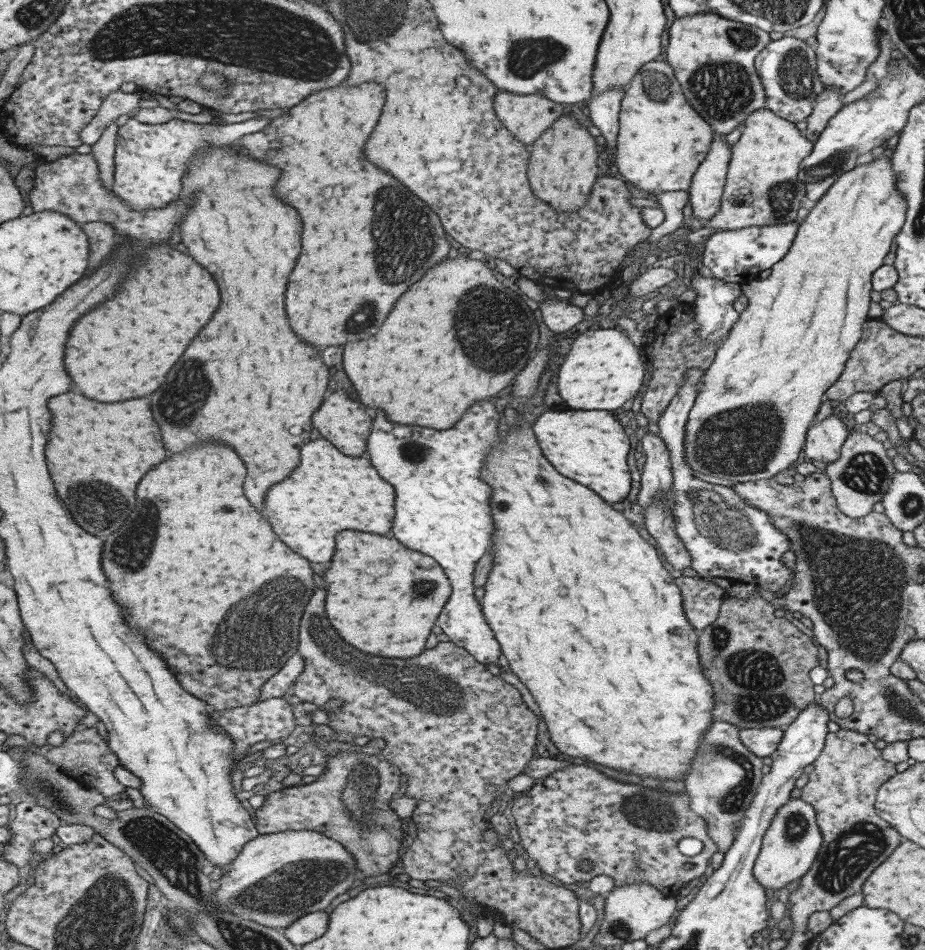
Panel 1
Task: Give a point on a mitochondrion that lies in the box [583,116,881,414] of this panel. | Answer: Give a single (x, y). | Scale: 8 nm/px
(838, 160)

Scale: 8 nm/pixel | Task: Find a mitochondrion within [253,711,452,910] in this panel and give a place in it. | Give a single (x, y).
(361, 799)

